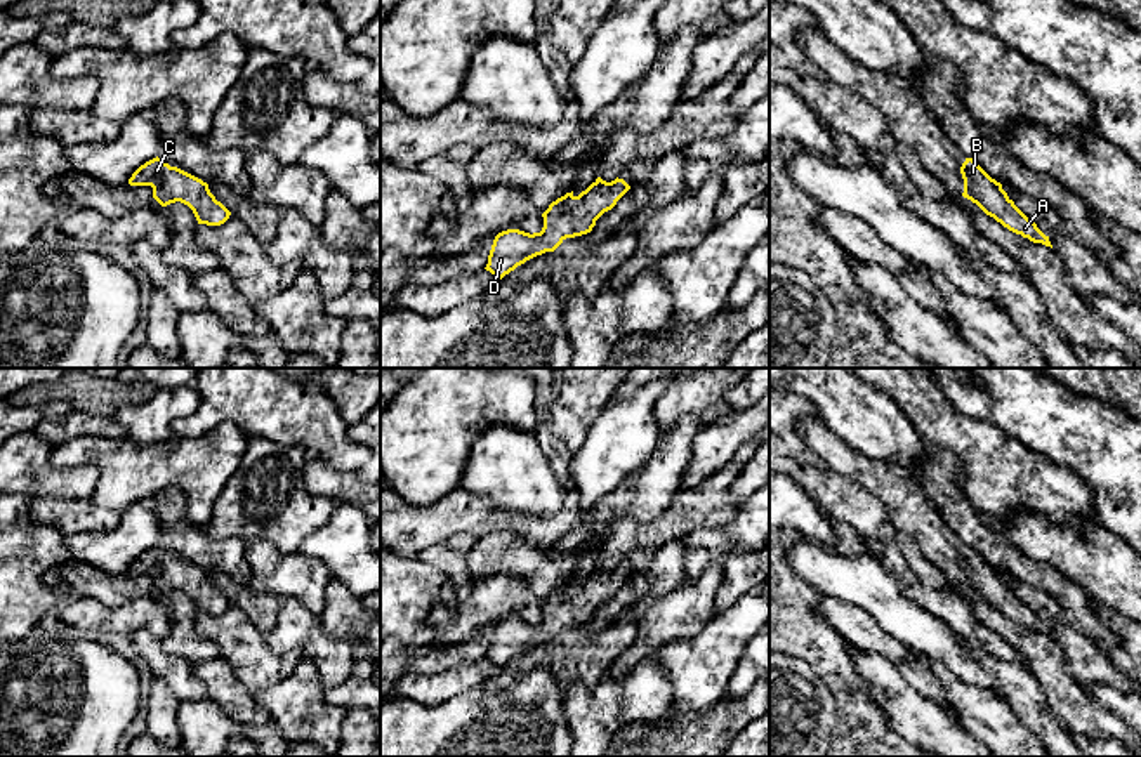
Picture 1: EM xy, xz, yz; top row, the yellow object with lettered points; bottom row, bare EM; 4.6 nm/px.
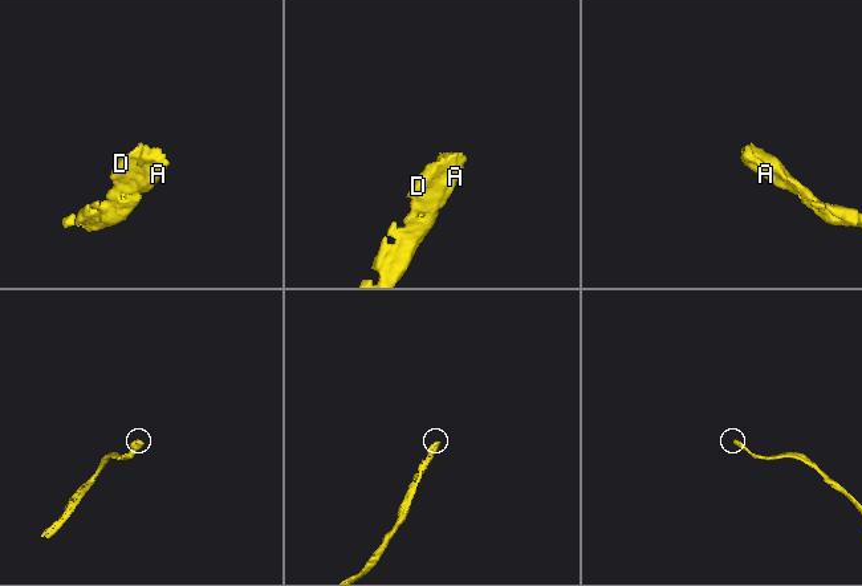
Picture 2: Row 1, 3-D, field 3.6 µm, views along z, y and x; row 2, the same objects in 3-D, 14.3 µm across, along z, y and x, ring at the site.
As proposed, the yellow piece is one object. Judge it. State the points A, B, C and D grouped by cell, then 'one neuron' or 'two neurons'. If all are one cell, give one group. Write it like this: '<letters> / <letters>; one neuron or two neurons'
A B C D; one neuron

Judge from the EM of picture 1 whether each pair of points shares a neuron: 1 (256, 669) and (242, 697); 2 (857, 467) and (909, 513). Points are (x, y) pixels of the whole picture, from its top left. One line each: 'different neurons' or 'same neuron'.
1: different neurons
2: same neuron

